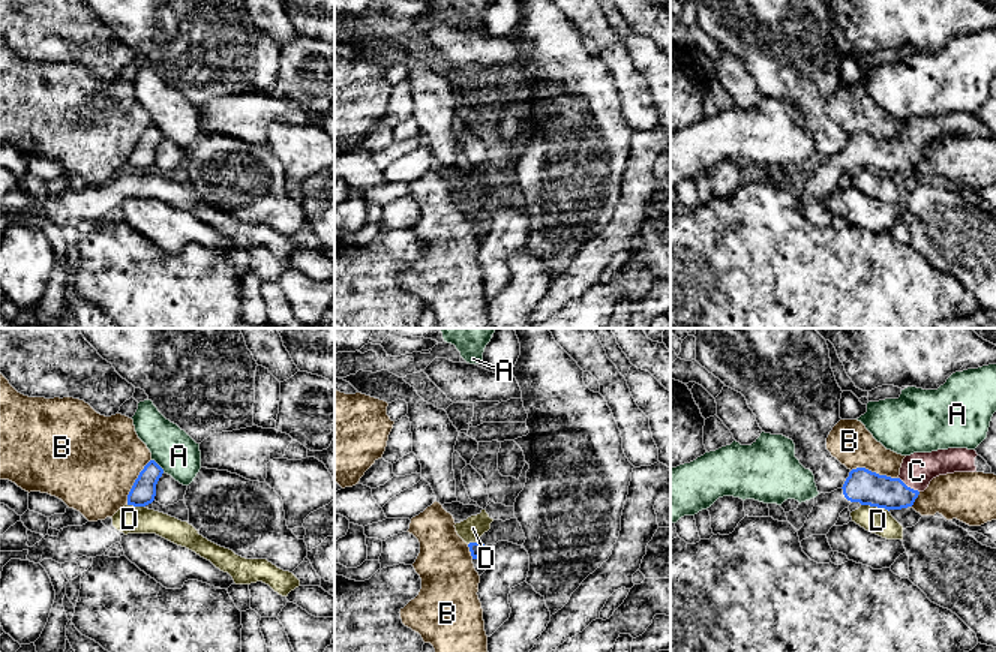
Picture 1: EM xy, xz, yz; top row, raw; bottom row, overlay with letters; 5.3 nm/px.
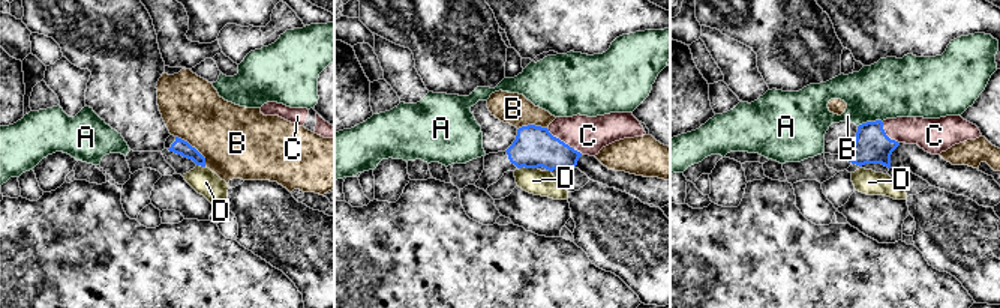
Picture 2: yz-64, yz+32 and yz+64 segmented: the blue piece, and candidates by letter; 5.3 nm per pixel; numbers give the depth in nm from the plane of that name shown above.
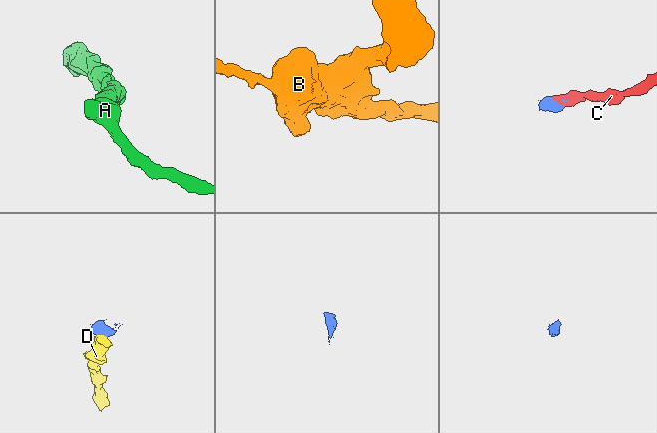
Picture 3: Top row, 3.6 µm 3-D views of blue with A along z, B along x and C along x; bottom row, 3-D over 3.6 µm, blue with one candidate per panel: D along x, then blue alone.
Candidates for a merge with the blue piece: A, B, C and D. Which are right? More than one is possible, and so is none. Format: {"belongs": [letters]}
{"belongs": ["C"]}

